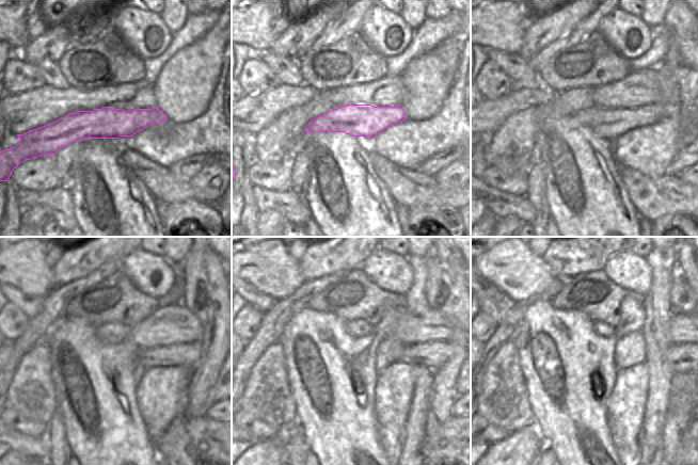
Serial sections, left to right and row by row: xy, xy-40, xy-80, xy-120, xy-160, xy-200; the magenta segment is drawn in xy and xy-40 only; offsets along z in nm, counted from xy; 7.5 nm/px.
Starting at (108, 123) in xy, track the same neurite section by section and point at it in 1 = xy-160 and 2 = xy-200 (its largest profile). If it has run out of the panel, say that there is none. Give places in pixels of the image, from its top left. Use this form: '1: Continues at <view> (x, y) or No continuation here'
1: Continues at xy-160 (433, 354)
2: Continues at xy-200 (684, 357)

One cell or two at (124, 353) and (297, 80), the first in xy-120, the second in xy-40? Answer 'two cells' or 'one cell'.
two cells

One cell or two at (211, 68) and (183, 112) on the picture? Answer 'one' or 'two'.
one

